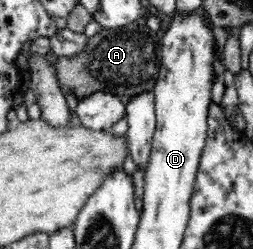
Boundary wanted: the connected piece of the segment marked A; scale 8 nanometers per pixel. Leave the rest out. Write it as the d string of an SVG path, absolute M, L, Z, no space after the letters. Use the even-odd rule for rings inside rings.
M150 20L133 21L114 31L102 29L92 38L81 53L73 56L52 56L55 75L63 94L73 94L77 99L101 91L115 96L134 97L153 90L161 70L162 33Z

